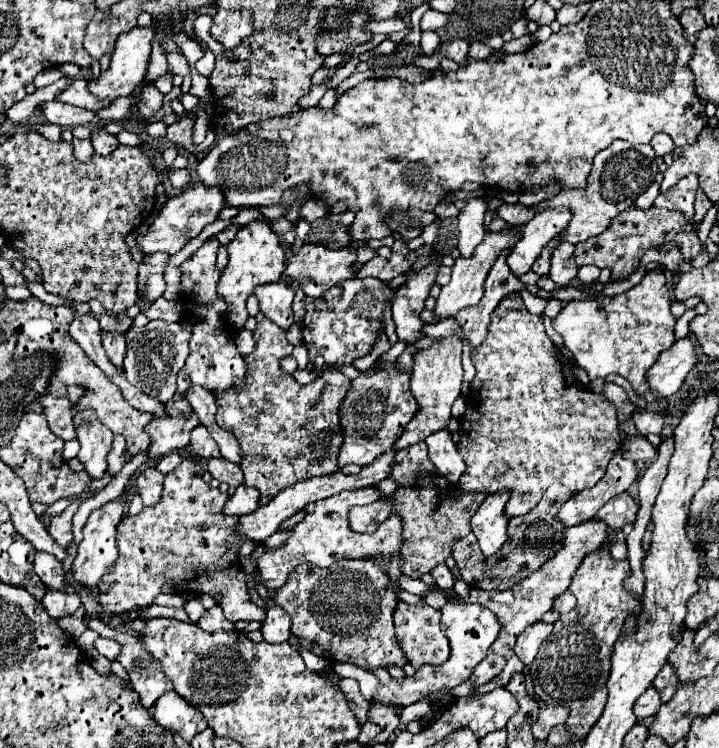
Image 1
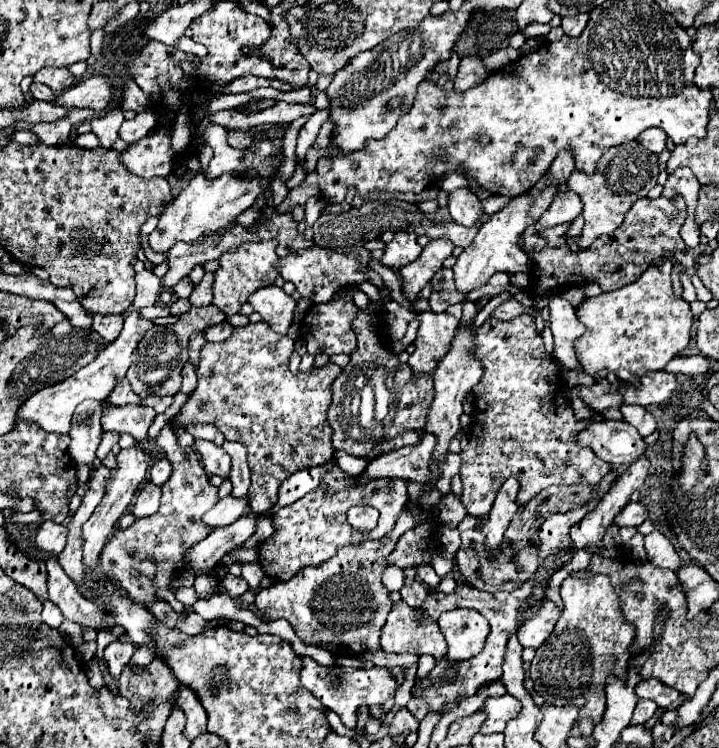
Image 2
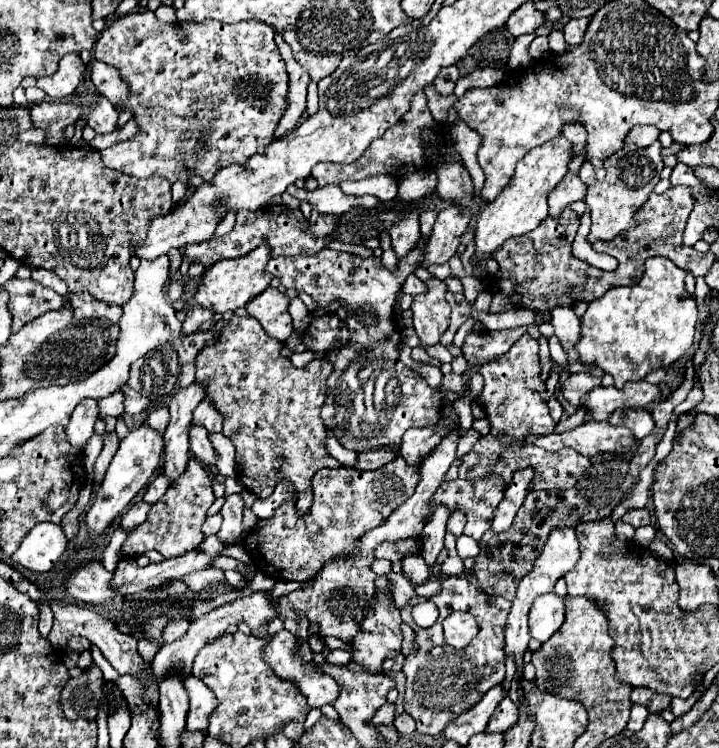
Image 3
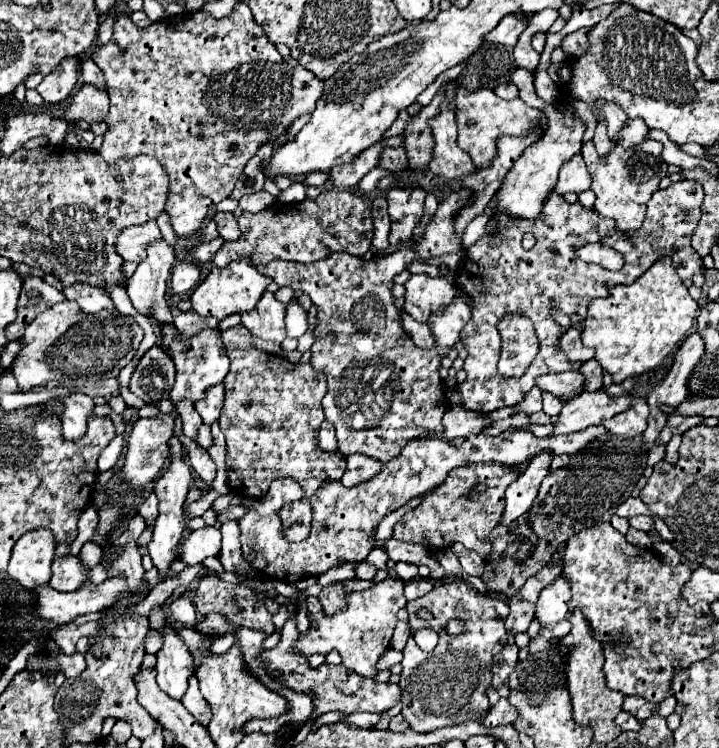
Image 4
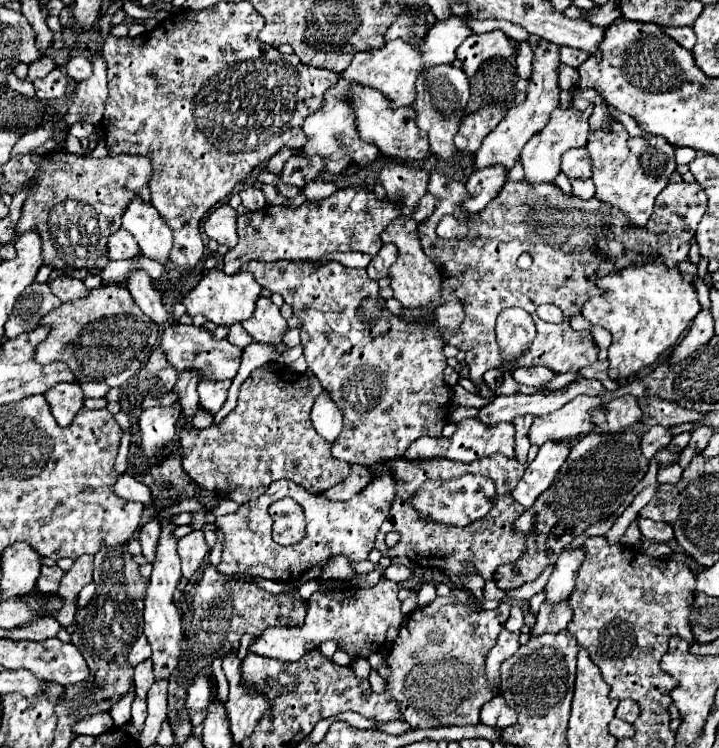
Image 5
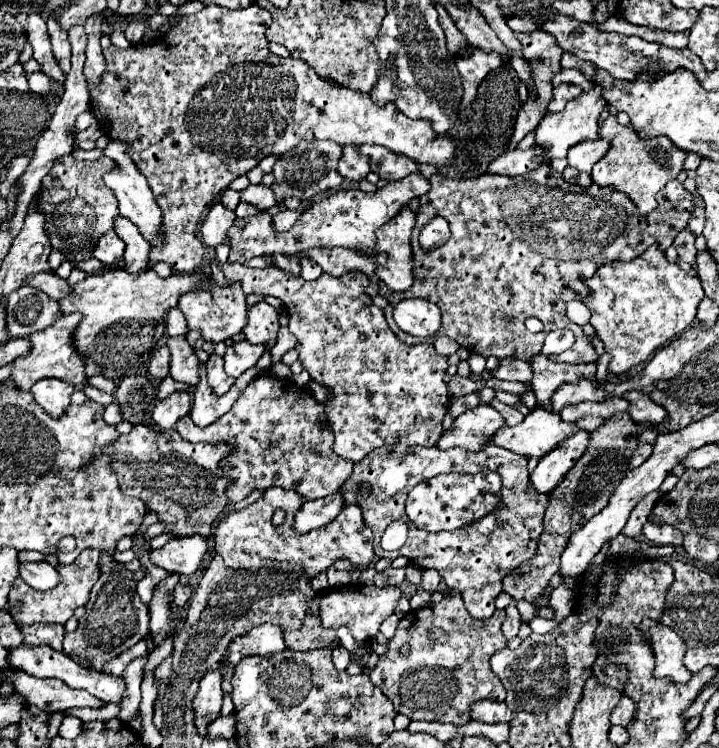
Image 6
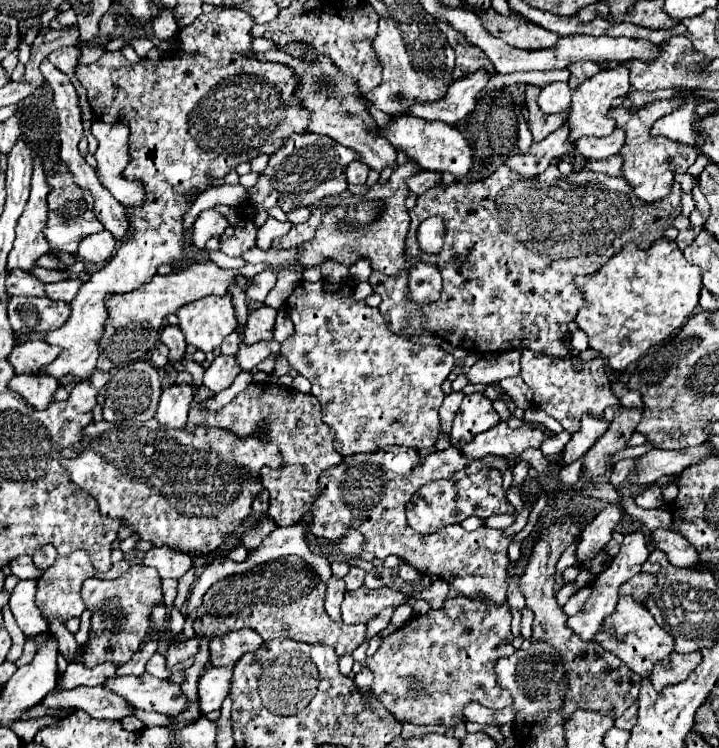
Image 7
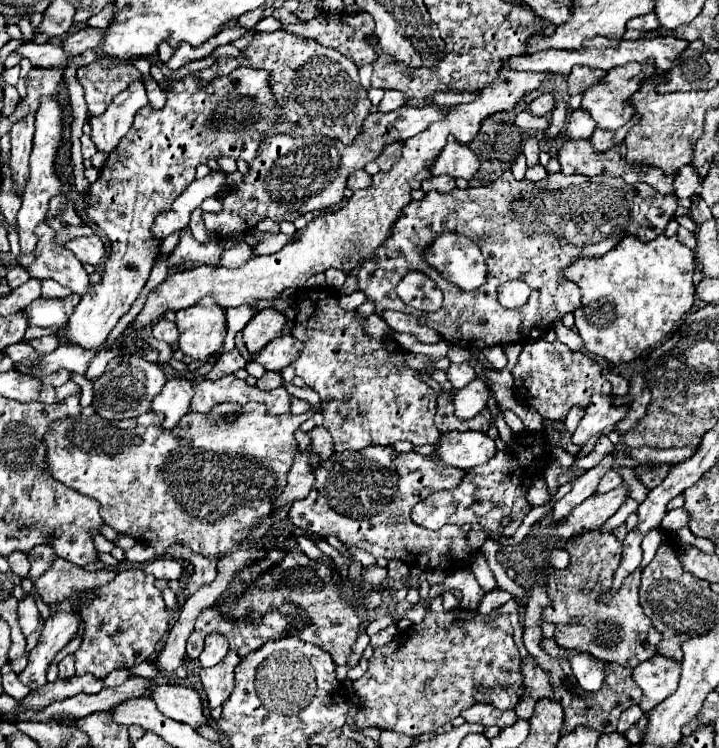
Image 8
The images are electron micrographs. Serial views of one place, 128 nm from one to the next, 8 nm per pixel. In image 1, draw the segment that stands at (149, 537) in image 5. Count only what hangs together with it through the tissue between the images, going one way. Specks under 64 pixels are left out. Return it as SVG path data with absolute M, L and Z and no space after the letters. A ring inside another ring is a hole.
M170 452L170 454L166 454L158 464L156 464L156 468L162 472L162 474L168 474L168 472L172 472L178 464L180 464L180 454L178 452Z

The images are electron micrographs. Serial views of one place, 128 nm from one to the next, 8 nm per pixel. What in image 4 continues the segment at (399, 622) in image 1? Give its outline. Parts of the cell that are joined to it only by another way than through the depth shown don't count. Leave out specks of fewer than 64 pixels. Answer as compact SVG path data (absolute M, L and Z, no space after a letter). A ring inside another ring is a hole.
M386 578L368 590L350 592L350 596L346 596L346 608L334 612L332 616L326 616L320 600L316 596L310 596L308 614L312 616L312 624L306 634L300 634L298 642L294 644L294 652L302 656L312 656L312 654L328 654L332 650L338 650L342 656L342 664L348 670L372 678L376 674L374 668L376 660L390 646L390 638L396 626L396 614L406 604L402 590L404 590L404 582L400 578Z

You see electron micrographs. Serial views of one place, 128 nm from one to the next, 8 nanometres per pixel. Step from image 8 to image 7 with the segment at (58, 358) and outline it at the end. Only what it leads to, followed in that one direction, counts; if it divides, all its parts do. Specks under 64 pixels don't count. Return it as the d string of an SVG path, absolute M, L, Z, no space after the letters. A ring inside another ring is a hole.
M28 340L22 346L14 346L12 350L12 368L16 374L38 374L44 366L58 358L62 348L50 346L42 340Z

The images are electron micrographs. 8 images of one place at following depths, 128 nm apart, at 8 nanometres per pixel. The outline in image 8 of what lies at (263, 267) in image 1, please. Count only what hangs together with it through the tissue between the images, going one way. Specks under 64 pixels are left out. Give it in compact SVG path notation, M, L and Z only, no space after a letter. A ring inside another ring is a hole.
M210 296L190 308L178 310L176 326L180 332L178 348L192 360L206 362L224 344L226 316Z

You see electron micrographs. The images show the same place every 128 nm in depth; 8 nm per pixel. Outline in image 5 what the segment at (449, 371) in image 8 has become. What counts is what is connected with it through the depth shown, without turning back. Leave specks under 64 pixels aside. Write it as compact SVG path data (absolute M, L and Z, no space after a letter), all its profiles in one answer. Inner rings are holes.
M528 366L528 368L512 370L512 378L524 386L542 386L542 384L550 382L554 376L556 374L544 366Z

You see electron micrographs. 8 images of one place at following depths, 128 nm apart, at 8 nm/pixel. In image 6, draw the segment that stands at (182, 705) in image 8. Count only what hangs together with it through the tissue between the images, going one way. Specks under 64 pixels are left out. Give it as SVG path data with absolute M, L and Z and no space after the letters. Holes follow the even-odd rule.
M20 644L18 648L10 650L8 662L10 662L10 666L14 666L14 668L22 668L22 670L28 672L30 676L64 680L70 688L86 690L86 692L94 694L96 698L100 698L100 700L104 700L104 702L120 704L122 698L124 698L124 690L126 690L126 682L124 682L124 678L120 678L120 676L110 676L110 674L102 674L102 672L98 672L98 670L90 670L90 668L82 668L82 666L76 664L70 656L64 656L62 652L56 652L56 650L52 650L50 646L36 646L36 648L32 648L32 646L24 646L24 644Z

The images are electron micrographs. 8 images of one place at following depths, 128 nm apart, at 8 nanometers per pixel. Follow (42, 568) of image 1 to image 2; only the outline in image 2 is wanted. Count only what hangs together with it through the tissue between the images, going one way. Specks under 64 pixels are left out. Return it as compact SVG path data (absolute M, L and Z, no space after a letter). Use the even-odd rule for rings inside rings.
M54 558L48 560L46 568L48 568L48 598L60 608L66 620L76 622L82 628L92 628L96 632L114 628L104 620L104 610L96 602L84 598L78 592L74 582L66 576L62 566L58 564L58 560Z

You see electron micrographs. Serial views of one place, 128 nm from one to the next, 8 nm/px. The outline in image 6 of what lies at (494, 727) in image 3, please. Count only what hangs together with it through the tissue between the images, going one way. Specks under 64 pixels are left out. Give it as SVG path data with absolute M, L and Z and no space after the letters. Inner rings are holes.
M480 700L470 706L470 720L496 724L496 722L510 722L514 718L514 712L504 704L496 704L490 700Z

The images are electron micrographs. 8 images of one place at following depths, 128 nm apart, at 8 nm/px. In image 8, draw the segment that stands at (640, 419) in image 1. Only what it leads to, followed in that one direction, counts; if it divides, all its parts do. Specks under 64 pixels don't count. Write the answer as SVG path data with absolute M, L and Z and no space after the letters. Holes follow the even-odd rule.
M544 338L530 342L522 348L516 366L512 368L514 390L522 404L536 408L544 418L562 420L572 406L588 406L592 394L610 394L612 386L604 380L596 360L584 352L574 352L558 340L548 342Z

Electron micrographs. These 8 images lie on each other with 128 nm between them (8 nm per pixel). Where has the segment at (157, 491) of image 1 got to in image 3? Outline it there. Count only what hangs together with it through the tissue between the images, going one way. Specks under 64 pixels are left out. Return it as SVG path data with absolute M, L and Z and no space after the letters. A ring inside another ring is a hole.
M136 502L136 504L132 504L130 506L130 510L122 516L122 522L120 522L120 526L130 534L136 526L140 526L144 520L146 520L146 516L148 516L148 510L150 510L152 506L150 504L146 504L146 502Z

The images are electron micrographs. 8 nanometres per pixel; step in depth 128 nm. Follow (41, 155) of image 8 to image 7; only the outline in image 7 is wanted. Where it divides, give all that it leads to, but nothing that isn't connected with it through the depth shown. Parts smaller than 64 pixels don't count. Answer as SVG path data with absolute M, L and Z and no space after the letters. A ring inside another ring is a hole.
M36 156L30 200L16 224L16 240L14 240L12 252L8 254L8 270L14 270L18 266L34 266L34 262L50 250L48 240L44 238L48 192L50 192L50 186L46 182L42 156Z

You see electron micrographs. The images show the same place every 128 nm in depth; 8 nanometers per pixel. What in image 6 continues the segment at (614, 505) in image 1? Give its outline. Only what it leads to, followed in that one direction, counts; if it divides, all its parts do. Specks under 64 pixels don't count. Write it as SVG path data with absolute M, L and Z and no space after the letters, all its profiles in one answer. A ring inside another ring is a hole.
M646 522L646 526L644 526L644 530L642 530L642 532L644 532L644 536L646 536L650 542L654 542L656 546L670 544L670 546L678 548L678 546L682 546L682 540L684 540L684 536L682 536L676 528L666 526L666 524Z

